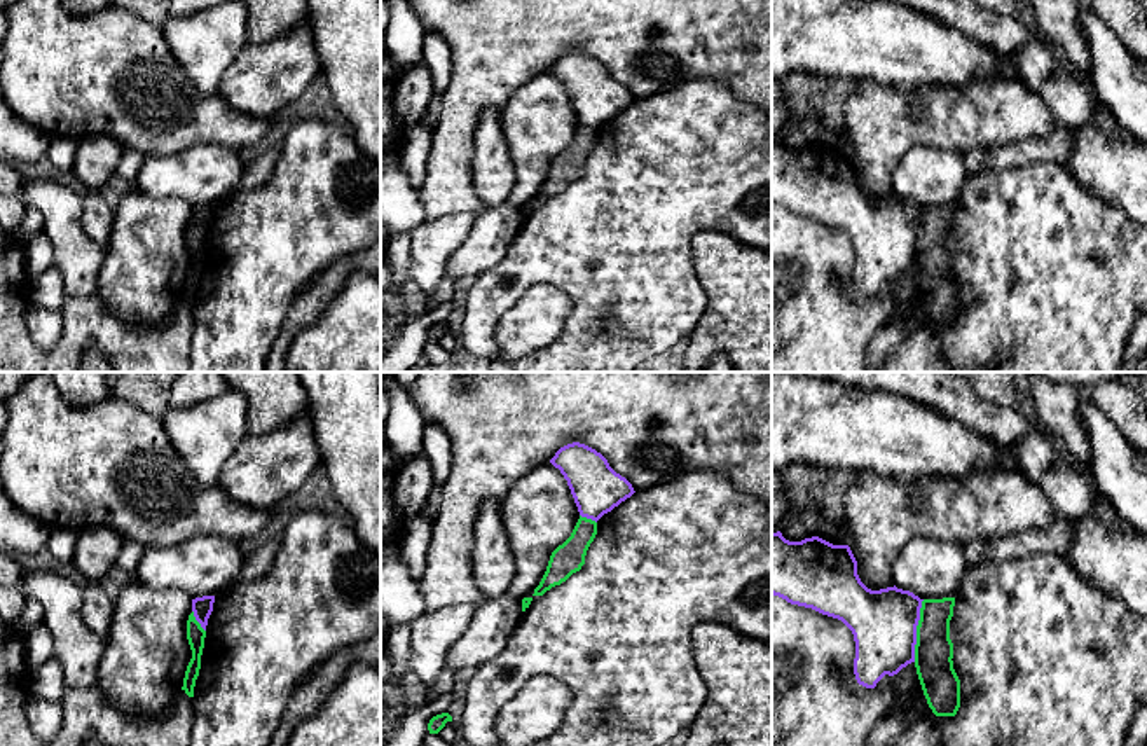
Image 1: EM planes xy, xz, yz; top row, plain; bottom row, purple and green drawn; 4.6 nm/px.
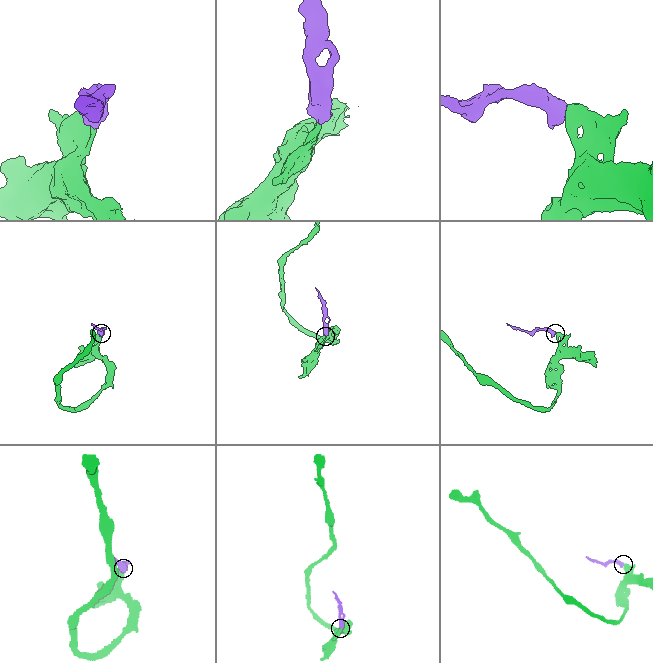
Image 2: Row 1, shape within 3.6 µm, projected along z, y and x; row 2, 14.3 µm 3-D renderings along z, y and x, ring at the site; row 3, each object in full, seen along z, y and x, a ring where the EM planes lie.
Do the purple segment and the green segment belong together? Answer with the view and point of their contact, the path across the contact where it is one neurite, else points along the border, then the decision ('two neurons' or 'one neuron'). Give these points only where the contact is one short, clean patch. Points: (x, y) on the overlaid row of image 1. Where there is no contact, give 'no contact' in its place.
contact yz (915, 631); border yz (924, 600), (919, 610), (913, 661); two neurons

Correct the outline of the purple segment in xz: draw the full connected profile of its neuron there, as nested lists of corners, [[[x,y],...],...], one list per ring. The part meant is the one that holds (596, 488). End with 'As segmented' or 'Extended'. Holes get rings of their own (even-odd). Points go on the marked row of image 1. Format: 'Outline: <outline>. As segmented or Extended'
Outline: [[[585,444],[560,447],[550,463],[567,480],[580,515],[595,522],[635,493],[601,452]]]. As segmented

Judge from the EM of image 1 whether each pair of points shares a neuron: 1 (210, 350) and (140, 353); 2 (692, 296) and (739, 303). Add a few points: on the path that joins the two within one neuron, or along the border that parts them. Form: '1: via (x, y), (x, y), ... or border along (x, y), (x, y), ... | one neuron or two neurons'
1: border along (191, 310), (194, 332), (189, 353) | two neurons
2: border along (692, 259), (706, 308), (688, 334) | two neurons

